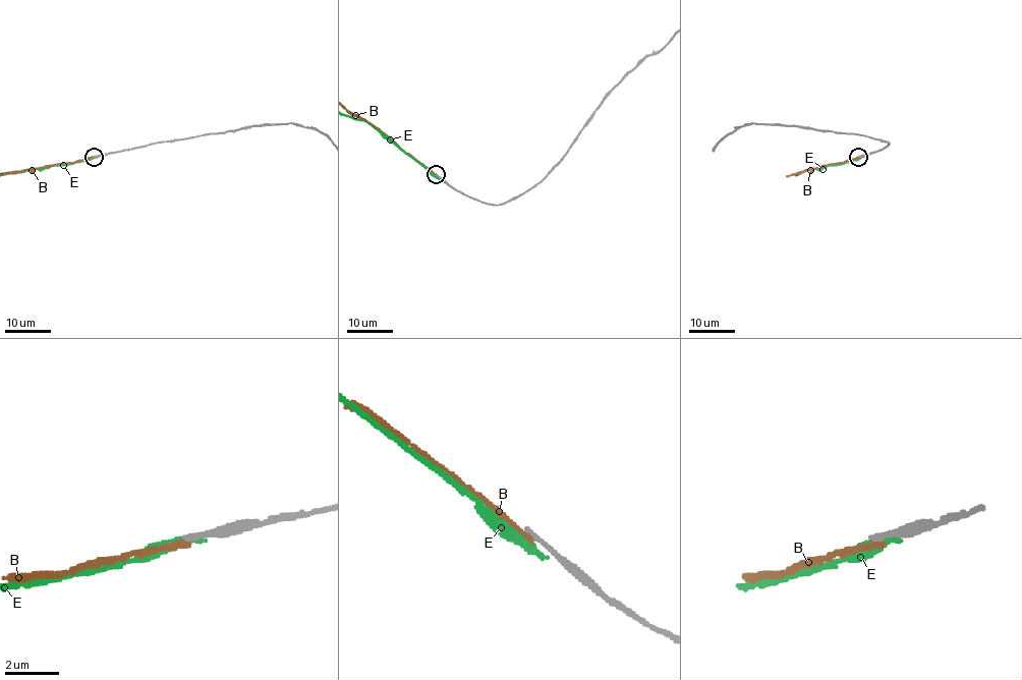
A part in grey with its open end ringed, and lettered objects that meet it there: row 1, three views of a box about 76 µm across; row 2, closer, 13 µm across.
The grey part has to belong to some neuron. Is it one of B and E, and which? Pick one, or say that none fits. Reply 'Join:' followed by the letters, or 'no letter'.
Join: no letter

